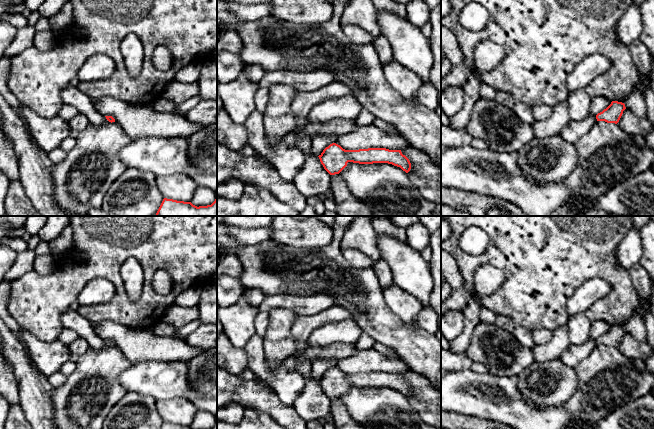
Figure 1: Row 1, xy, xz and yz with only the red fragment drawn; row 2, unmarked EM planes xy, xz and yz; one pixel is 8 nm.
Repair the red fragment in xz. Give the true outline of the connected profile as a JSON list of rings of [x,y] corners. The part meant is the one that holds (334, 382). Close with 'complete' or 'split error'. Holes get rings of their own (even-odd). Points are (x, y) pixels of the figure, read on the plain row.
[[[332,367],[318,381],[330,399],[339,398],[348,386],[359,388],[388,387],[400,391],[406,397],[411,393],[409,383],[402,378],[401,374],[386,372],[345,374],[340,369]]] | complete

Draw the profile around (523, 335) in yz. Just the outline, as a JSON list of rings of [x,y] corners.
[[[516,326],[513,335],[522,346],[530,349],[533,349],[535,347],[532,338],[532,331],[529,329],[523,326]]]

